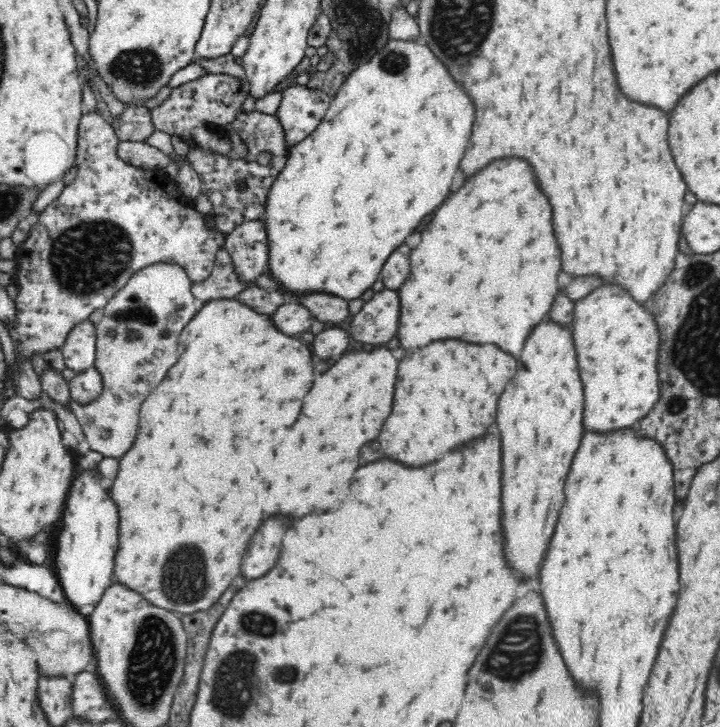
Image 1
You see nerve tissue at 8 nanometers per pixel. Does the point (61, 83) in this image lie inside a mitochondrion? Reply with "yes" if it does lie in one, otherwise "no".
no

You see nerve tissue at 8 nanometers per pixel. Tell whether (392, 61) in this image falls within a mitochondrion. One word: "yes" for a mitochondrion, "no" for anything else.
yes

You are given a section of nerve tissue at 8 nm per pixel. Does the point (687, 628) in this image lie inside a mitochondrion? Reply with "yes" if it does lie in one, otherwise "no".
no

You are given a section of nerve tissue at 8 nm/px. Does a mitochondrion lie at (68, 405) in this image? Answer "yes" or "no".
no

